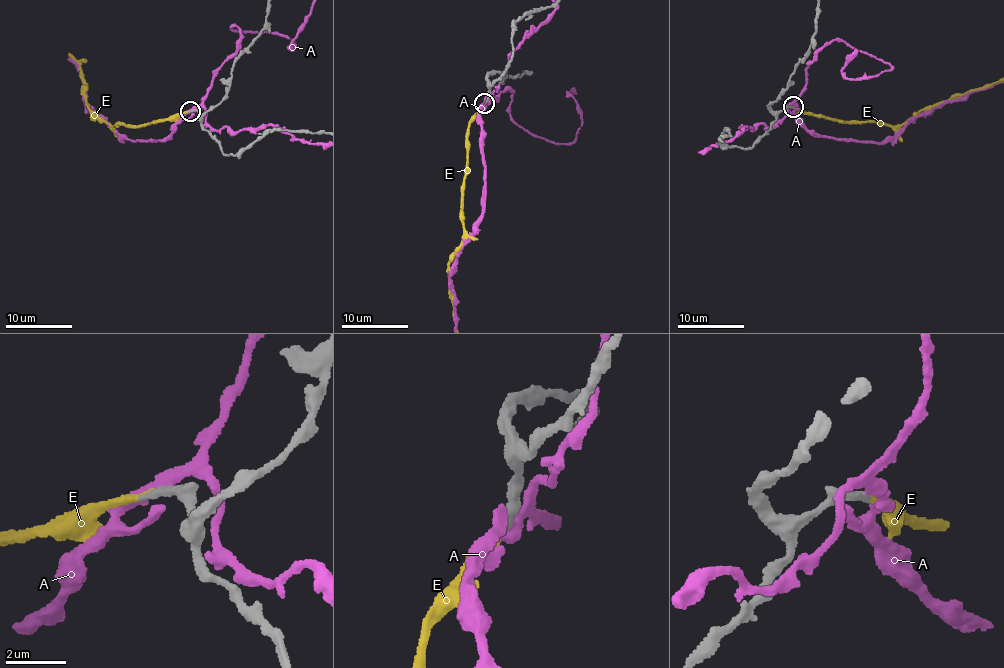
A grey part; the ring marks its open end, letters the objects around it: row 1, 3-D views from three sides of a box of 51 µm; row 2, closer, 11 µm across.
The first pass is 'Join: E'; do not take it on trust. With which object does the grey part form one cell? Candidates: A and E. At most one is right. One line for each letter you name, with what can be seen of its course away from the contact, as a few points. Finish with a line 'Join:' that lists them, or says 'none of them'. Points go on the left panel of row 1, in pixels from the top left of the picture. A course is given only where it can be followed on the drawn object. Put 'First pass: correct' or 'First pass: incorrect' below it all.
Join: E
First pass: correct

